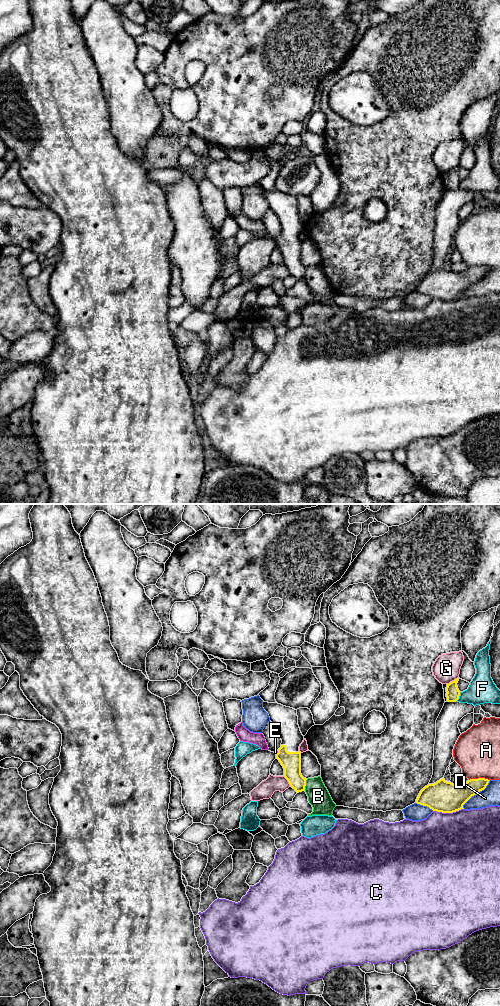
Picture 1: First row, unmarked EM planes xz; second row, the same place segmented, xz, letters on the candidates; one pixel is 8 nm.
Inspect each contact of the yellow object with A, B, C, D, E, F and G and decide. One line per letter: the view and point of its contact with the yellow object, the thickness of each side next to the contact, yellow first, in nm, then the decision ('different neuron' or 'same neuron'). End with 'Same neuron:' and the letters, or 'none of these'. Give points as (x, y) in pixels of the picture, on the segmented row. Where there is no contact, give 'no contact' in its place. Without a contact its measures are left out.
A: meets yellow in xz at (479, 778); 200 nm thick on the yellow side, 360 nm on the other; different neuron
B: meets yellow in xz at (305, 785); 160 nm thick on the yellow side, 180 nm on the other; different neuron
C: meets yellow in xz at (448, 812); 260 nm thick on the yellow side, 500 nm on the other; different neuron
D: meets yellow in xz at (476, 793); 260 nm thick on the yellow side, 160 nm on the other; different neuron
E: meets yellow in xz at (277, 753); 160 nm thick on the yellow side, 20 nm on the other; same neuron
F: meets yellow in xz at (459, 695); 110 nm thick on the yellow side, 220 nm on the other; different neuron
G: meets yellow in xz at (452, 681); 110 nm thick on the yellow side, 220 nm on the other; different neuron
Same neuron: E

